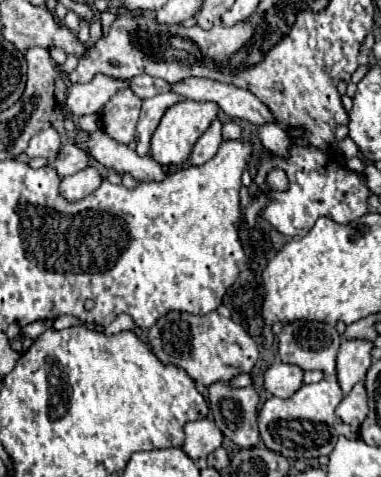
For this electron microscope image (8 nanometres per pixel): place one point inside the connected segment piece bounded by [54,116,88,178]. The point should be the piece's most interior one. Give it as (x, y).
(71, 159)

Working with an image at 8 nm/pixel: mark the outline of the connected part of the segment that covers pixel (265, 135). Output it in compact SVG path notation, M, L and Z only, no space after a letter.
M268 124L268 126L260 126L260 132L258 132L258 138L260 142L264 144L264 148L276 156L288 156L288 148L290 148L290 140L288 140L288 134L282 126L276 126L276 124Z

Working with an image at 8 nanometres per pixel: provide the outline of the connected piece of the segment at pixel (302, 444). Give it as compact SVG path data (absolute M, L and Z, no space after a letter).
M324 378L318 384L302 384L302 388L286 400L270 396L258 412L262 442L266 444L266 448L282 454L288 460L328 456L334 450L338 436L358 438L358 428L348 426L340 422L340 418L336 418L334 410L342 402L342 398L344 394L334 378Z

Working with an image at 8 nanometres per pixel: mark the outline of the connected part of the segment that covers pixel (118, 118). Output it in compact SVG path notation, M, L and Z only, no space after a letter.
M122 90L120 94L114 94L104 110L100 110L104 132L116 142L130 144L134 140L140 104L142 100L136 98L132 90Z

